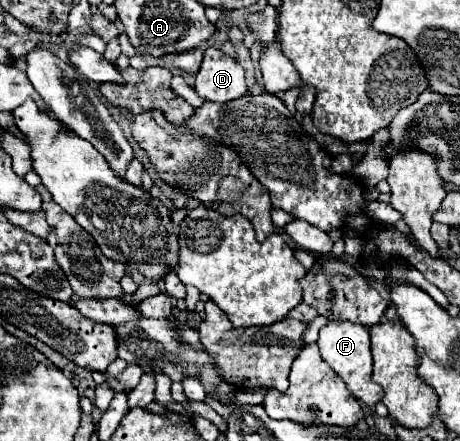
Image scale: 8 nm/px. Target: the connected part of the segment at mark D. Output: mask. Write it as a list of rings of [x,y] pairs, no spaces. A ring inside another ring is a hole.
[[[215,47],[205,49],[201,69],[195,79],[195,91],[205,101],[227,103],[247,93],[245,71],[233,57]]]

